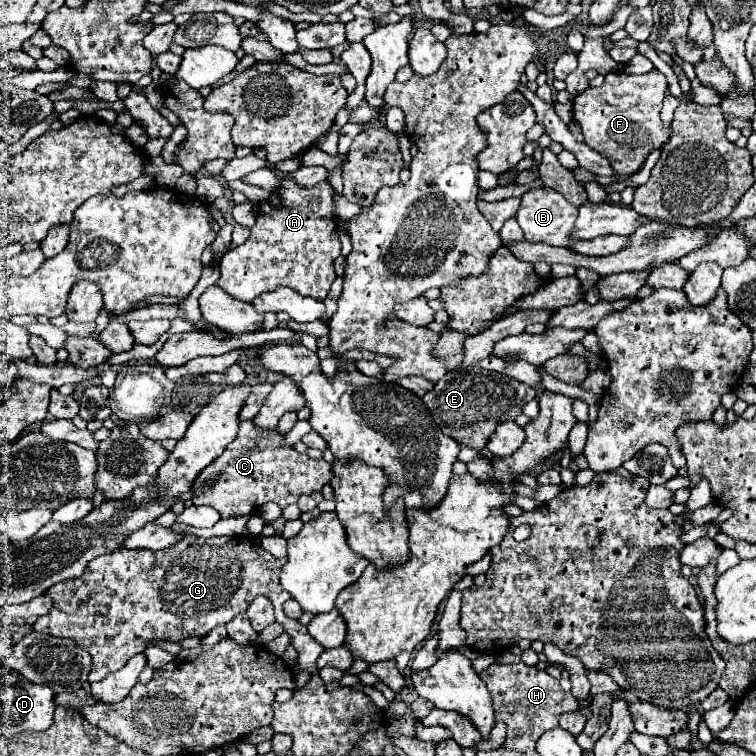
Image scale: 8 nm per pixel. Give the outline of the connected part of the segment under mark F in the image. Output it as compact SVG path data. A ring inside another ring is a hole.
M658 70L642 76L610 72L602 86L586 88L574 98L574 120L580 122L584 142L592 150L610 158L608 162L618 176L632 176L642 170L648 154L662 148L672 134L672 128L664 128L660 120L662 100L666 94L668 82Z

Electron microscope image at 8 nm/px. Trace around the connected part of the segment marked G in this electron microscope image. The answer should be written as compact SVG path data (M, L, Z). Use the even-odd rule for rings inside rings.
M188 534L182 542L168 550L116 550L114 554L106 554L102 558L94 558L90 566L86 568L86 574L82 578L74 578L70 582L60 582L58 586L52 586L46 594L54 600L52 610L46 616L40 616L34 624L36 632L46 632L50 636L66 636L72 638L78 646L90 652L92 670L88 674L90 682L102 680L106 674L116 672L122 668L132 656L144 652L150 640L170 640L180 642L190 636L206 636L212 628L220 624L228 624L234 616L248 610L248 604L256 596L266 596L276 610L276 620L284 626L286 634L292 638L294 648L298 650L298 666L302 670L310 670L312 674L318 672L316 660L324 652L314 638L308 636L306 626L302 626L298 620L288 620L284 616L282 604L290 600L290 594L286 594L278 582L280 570L282 570L284 558L274 558L264 548L256 546L246 536L220 536L220 538L198 538Z

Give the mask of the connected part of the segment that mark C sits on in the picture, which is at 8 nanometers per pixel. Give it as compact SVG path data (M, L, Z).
M252 420L240 422L236 440L194 480L192 500L196 506L206 504L218 510L222 518L232 518L258 512L266 502L276 502L280 508L286 508L288 504L296 504L302 494L320 492L330 482L330 464L322 458L312 460L306 454L298 454L292 446L284 446L284 436L278 430L260 440L256 436L258 430L254 430Z

